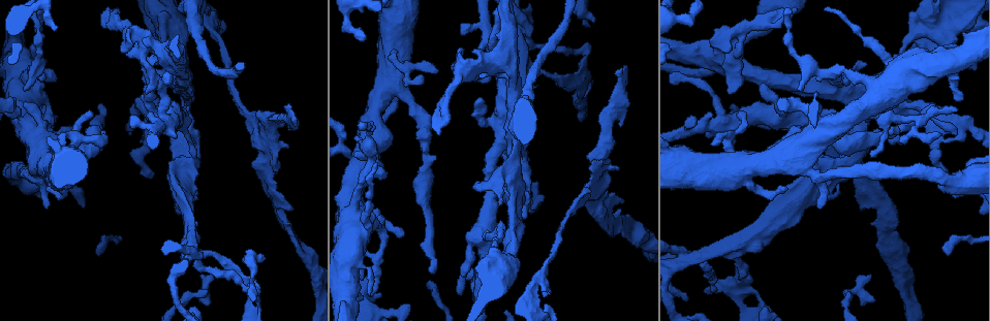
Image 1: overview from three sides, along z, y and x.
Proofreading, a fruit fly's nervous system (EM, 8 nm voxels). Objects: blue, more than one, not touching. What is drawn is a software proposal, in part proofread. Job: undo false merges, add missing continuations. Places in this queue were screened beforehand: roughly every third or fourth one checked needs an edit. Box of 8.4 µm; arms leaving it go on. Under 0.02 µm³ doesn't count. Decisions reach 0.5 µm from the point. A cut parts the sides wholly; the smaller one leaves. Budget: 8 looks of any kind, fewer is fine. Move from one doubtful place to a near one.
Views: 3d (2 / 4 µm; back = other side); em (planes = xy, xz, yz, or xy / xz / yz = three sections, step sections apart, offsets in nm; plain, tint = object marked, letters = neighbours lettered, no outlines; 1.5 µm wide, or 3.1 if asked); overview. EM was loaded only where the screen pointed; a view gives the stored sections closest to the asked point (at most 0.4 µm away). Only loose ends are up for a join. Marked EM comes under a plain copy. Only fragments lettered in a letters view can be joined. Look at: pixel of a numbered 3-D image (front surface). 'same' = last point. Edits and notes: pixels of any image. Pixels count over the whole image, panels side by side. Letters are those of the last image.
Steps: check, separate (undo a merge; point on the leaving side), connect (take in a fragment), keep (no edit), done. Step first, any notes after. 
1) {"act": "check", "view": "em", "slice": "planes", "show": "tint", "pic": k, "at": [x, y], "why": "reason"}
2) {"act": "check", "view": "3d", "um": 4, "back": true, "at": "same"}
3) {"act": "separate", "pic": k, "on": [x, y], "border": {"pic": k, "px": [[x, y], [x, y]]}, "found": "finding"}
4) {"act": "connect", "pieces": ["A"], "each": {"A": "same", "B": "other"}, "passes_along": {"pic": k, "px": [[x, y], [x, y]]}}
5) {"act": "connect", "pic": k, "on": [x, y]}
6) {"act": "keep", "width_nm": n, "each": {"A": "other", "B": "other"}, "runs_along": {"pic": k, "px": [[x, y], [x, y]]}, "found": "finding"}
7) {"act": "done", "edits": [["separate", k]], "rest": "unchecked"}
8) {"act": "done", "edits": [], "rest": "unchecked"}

{"act": "check", "view": "3d", "um": 2, "back": true, "pic": 1, "at": [713, 288], "why": "touches itself"}

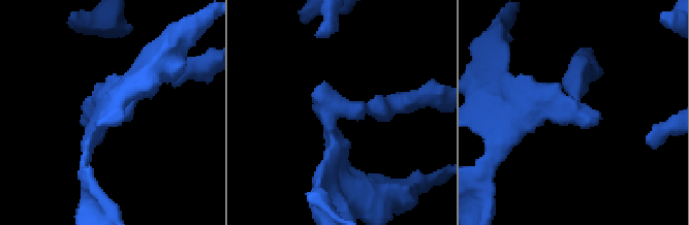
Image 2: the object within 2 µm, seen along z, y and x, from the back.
{"act": "check", "view": "em", "slice": "planes", "show": "letters", "pic": 2, "at": [574, 112]}

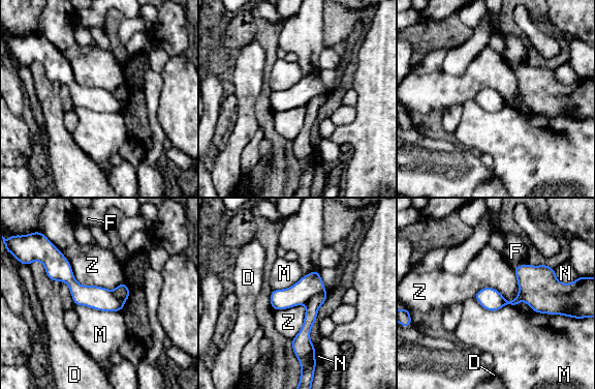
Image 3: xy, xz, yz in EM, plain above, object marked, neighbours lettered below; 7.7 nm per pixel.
{"act": "separate", "pic": 3, "on": [312, 306], "each": {"D": "other", "F": "other", "M": "other", "N": "other", "Z": "other"}, "part_leaving": {"pic": 3, "px": [[324, 295], [312, 307], [301, 359]]}, "found": "a second cell is stuck on"}

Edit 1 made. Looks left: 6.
{"act": "check", "view": "em", "slice": "planes", "show": "tint", "pic": 1, "at": [887, 251], "why": "calibre changes"}

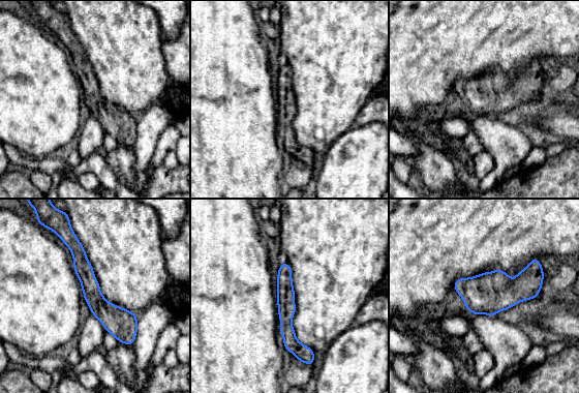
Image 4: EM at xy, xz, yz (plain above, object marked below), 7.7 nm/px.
{"act": "check", "view": "em", "slice": "planes", "show": "letters", "at": "same", "why": "see the neighbours"}

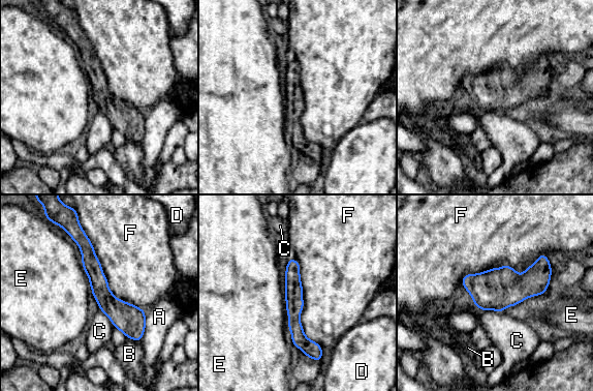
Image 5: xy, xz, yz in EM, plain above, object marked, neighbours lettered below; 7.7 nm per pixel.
{"act": "keep", "each": {"A": "other", "B": "other", "C": "other", "D": "other", "E": "other", "F": "other"}, "border": {"pic": 5, "px": [[544, 253], [461, 284]]}, "found": "continuous, no second cell"}

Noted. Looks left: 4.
{"act": "check", "view": "em", "slice": "planes", "show": "tint", "pic": 1, "at": [817, 206], "why": "branch stops here"}

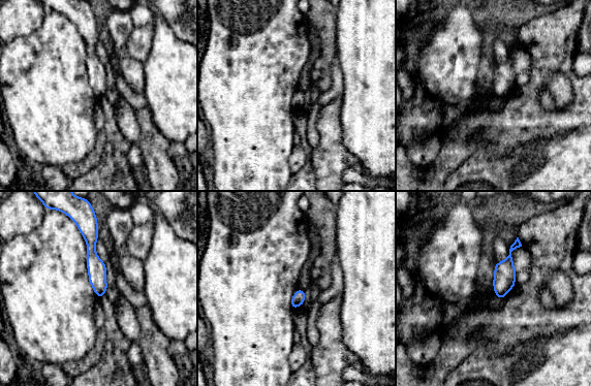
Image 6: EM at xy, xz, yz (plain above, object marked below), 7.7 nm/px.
{"act": "check", "view": "em", "slice": "planes", "show": "letters", "at": "same"}

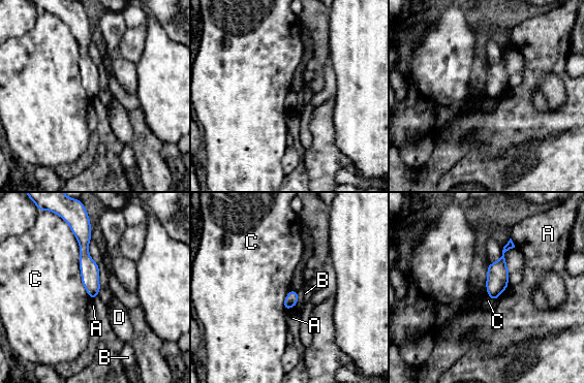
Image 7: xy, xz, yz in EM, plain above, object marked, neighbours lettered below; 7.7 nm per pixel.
{"act": "keep", "longest_contact_nm": ["C", 600], "each": {"A": "other", "B": "other", "C": "other", "D": "other"}, "runs_along": {"pic": 7, "px": [[82, 230], [94, 295]]}, "found": "no lettered fragment goes on from it"}

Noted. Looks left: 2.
{"act": "done", "edits": [["separate", 3]], "rest": "unchecked"}

